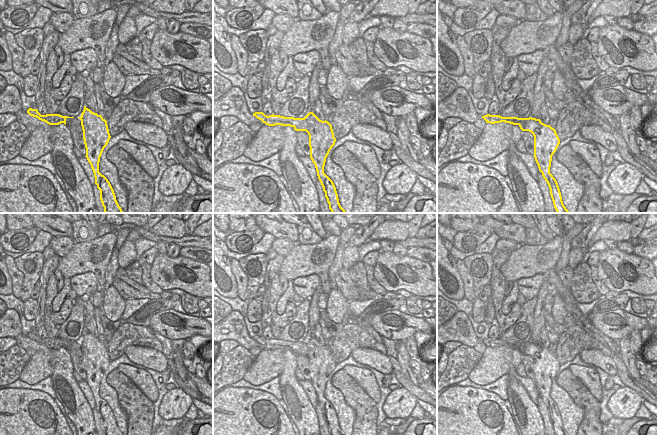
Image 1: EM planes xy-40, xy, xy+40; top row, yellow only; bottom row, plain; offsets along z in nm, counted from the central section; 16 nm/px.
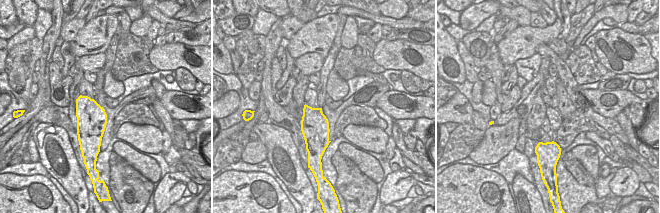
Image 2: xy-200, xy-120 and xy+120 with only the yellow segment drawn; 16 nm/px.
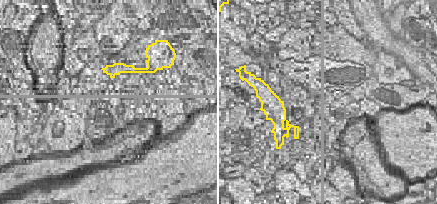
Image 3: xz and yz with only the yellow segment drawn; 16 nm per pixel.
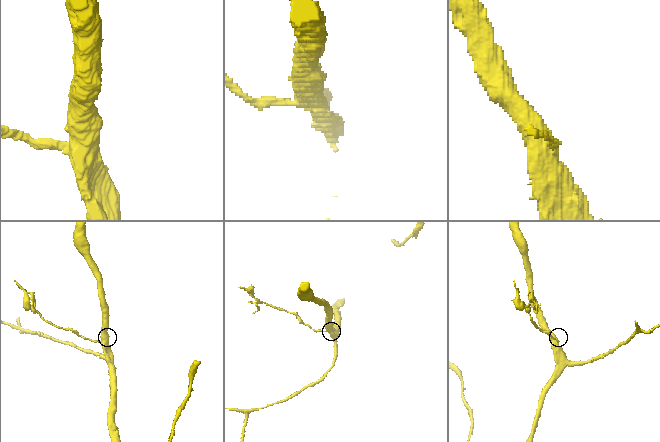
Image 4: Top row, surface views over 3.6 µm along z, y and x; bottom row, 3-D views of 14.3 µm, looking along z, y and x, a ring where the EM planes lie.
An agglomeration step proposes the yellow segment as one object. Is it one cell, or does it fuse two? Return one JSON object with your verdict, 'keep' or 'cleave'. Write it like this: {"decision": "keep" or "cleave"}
{"decision": "cleave"}

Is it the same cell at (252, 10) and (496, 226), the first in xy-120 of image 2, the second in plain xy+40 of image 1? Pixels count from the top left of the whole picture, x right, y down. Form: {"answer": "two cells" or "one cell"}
{"answer": "two cells"}

